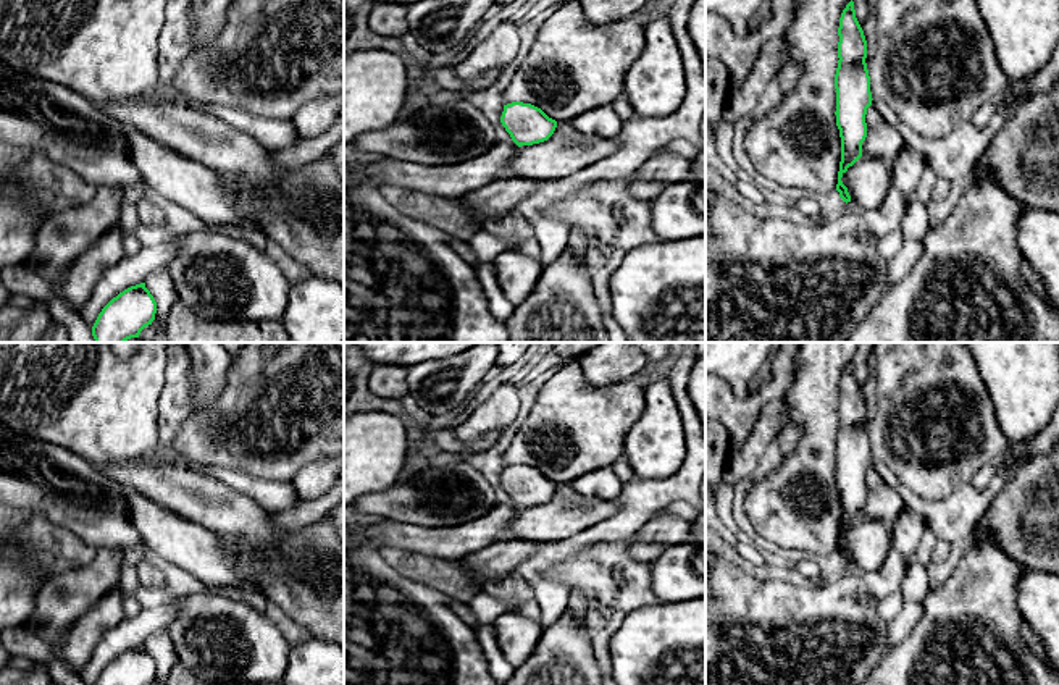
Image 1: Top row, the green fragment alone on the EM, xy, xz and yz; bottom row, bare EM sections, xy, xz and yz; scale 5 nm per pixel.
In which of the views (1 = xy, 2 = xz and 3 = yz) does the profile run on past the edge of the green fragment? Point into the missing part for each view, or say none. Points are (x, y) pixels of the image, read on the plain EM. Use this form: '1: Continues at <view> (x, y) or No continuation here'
1: No continuation here
2: No continuation here
3: No continuation here

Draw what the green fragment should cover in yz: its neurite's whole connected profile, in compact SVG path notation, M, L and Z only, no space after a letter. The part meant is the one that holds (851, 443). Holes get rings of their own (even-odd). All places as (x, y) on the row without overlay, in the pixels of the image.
M851 362L841 375L838 389L836 488L841 499L841 523L836 553L843 564L851 564L841 540L862 519L862 504L867 499L865 477L872 467L870 438L867 431L867 402L856 380Z

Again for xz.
M523 464L504 467L500 485L518 509L544 504L557 490L541 470Z

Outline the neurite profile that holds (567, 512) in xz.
M559 483L547 502L518 509L507 535L533 541L562 540L607 520L618 509L618 499L584 496L570 483Z

